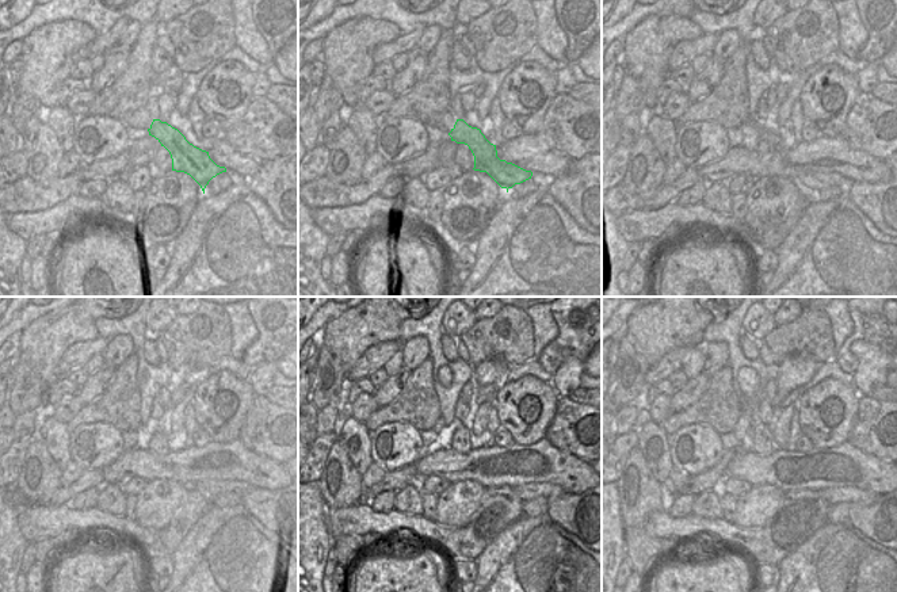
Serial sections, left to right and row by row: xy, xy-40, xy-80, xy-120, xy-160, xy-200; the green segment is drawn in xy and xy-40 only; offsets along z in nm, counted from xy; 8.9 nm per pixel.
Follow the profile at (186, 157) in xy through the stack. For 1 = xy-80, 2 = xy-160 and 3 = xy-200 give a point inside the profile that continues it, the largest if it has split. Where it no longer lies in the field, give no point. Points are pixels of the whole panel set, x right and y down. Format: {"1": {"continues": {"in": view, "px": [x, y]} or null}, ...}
{"1": {"continues": {"in": "xy-80", "px": [817, 178]}}, "2": {"continues": {"in": "xy-160", "px": [534, 489]}}, "3": {"continues": {"in": "xy-200", "px": [848, 495]}}}

